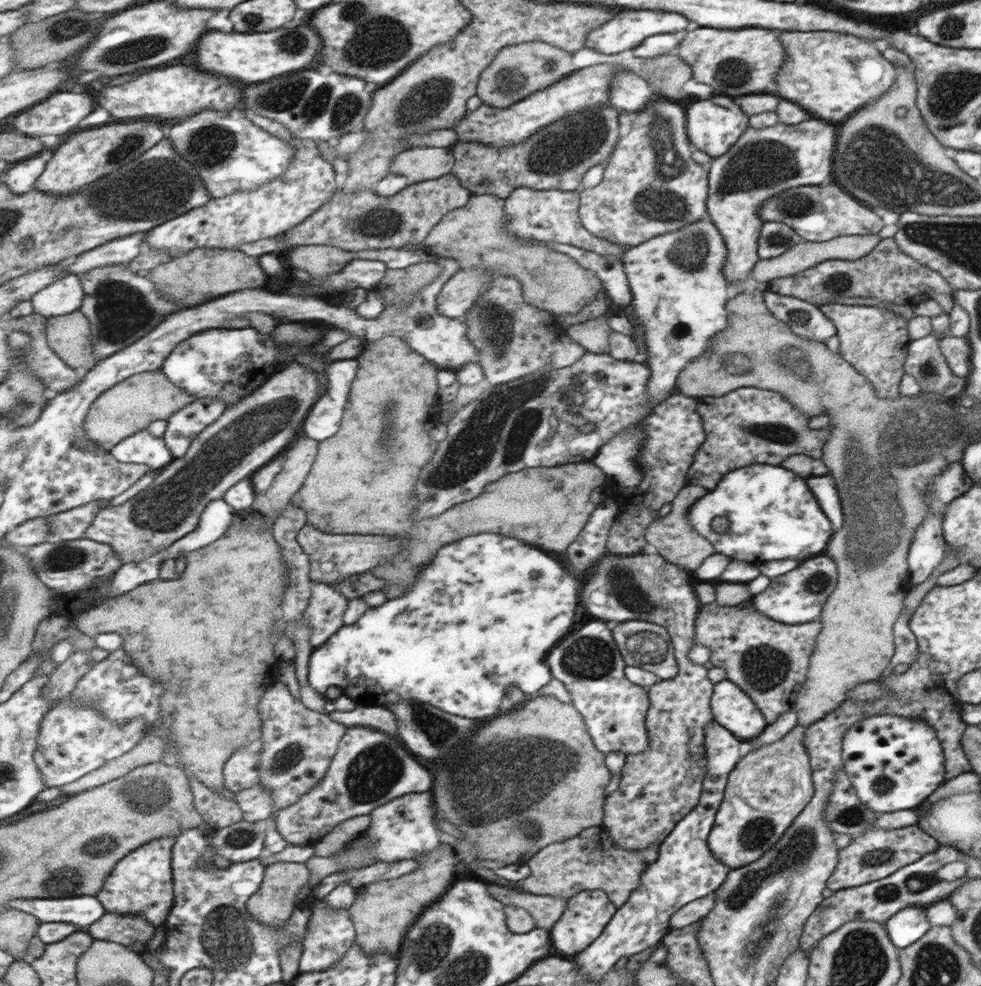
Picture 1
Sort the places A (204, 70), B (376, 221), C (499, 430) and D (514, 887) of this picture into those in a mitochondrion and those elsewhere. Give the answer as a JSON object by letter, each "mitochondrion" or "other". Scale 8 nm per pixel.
{"A":"other","B":"mitochondrion","C":"mitochondrion","D":"other"}

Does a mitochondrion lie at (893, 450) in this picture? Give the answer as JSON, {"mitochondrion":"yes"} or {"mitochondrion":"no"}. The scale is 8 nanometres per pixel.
{"mitochondrion":"yes"}

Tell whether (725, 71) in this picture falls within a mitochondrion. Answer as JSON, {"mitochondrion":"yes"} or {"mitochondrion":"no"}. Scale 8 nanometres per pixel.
{"mitochondrion":"yes"}

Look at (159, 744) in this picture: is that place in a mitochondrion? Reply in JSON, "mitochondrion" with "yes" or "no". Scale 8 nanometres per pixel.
{"mitochondrion":"no"}

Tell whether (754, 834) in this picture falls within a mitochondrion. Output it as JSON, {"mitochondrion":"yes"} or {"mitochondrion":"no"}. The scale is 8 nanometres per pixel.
{"mitochondrion":"yes"}

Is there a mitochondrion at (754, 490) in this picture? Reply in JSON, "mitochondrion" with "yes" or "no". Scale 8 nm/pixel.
{"mitochondrion":"no"}

